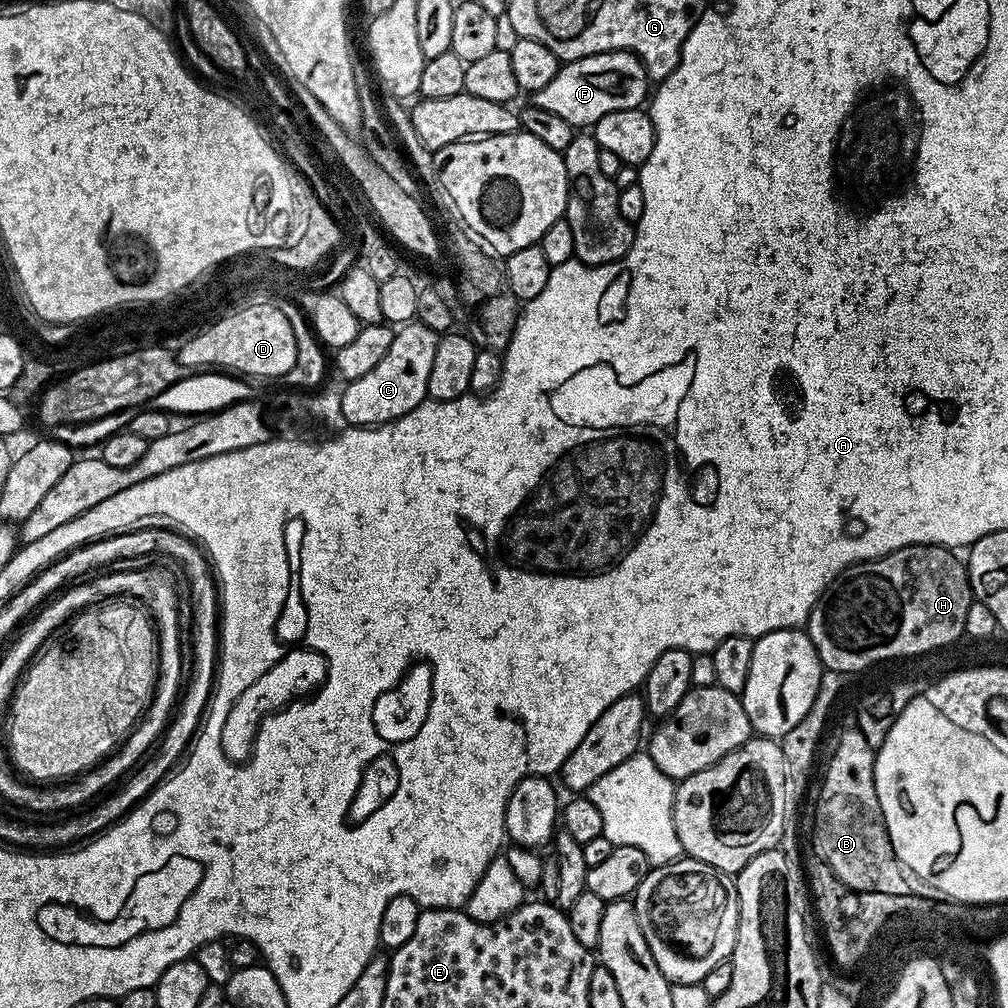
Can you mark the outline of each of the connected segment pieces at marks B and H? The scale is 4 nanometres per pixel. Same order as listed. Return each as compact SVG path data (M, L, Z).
M849 726L828 760L824 785L816 796L816 817L812 820L812 848L816 852L813 853L853 892L920 896L926 888L924 881L913 878L892 849L874 786L875 761L874 745L862 738L859 728Z
M911 544L879 556L877 560L852 564L840 573L808 615L806 631L821 665L829 672L860 672L883 660L920 656L961 639L966 626L966 610L970 610L974 597L965 561L956 556L959 555L953 549L940 544Z

